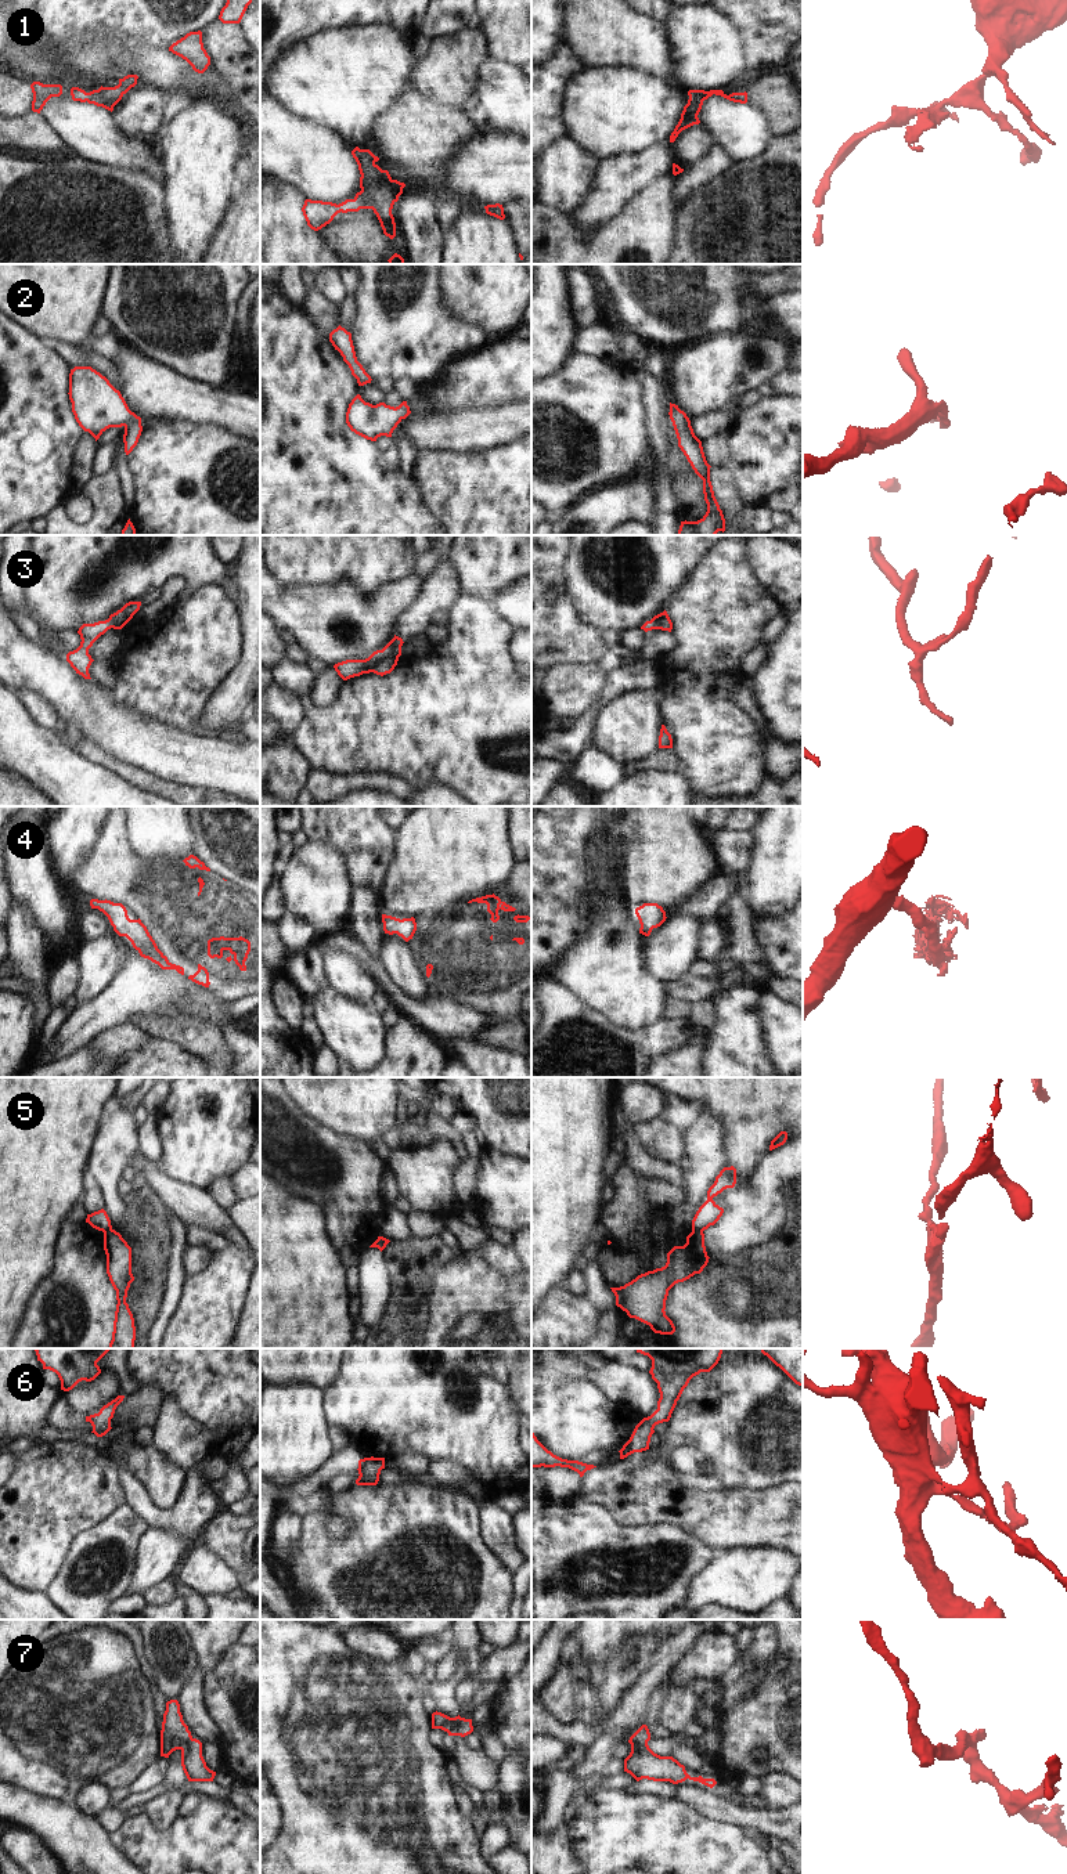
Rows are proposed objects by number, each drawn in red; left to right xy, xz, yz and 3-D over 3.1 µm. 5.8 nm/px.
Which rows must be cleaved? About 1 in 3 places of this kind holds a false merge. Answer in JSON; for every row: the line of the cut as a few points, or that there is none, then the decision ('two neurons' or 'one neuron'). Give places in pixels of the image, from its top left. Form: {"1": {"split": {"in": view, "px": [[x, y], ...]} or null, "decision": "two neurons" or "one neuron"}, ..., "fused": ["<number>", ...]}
{"1": {"split": null, "decision": "one neuron"}, "2": {"split": null, "decision": "one neuron"}, "3": {"split": null, "decision": "one neuron"}, "4": {"split": null, "decision": "one neuron"}, "5": {"split": {"in": "yz", "px": [[692, 1230], [702, 1231]]}, "decision": "two neurons"}, "6": {"split": null, "decision": "one neuron"}, "7": {"split": null, "decision": "one neuron"}, "fused": ["5"]}

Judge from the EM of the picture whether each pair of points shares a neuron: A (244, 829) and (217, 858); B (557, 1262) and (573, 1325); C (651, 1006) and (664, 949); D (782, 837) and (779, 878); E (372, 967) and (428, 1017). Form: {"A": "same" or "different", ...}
{"A": "same", "B": "different", "C": "different", "D": "same", "E": "same"}

